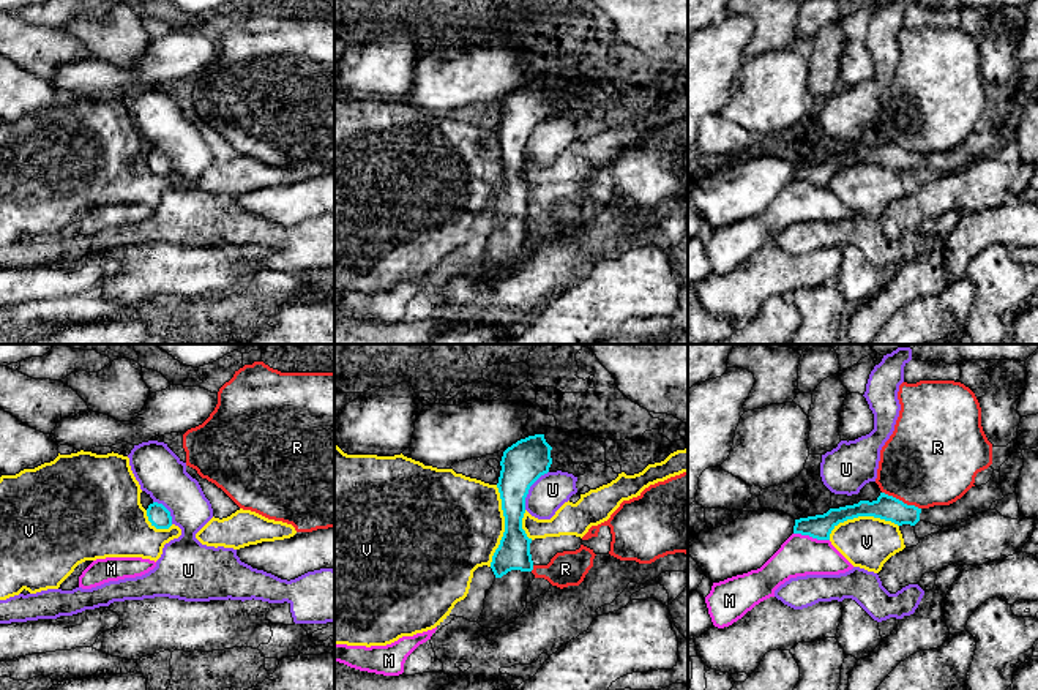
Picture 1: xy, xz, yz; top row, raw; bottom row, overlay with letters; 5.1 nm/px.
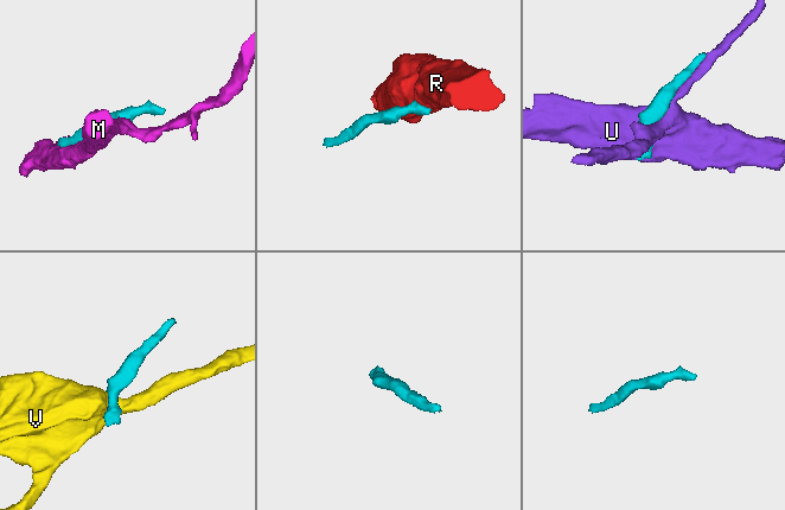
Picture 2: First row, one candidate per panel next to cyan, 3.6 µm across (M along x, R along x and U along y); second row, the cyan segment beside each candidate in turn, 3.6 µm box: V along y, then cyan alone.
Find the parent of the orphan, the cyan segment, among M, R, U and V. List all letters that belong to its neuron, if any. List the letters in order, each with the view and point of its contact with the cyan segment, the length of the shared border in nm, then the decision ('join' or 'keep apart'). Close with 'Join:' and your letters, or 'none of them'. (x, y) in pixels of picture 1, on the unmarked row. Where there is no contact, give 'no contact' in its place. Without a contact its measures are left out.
M: meets cyan in yz at (811, 182); contact 190 nm long; keep apart
R: meets cyan in yz at (901, 147); contact 220 nm long; keep apart
U: meets cyan in xz at (529, 134); contact 240 nm long; keep apart
V: meets cyan in xz at (505, 172); contact 420 nm long; keep apart
Join: none of them

